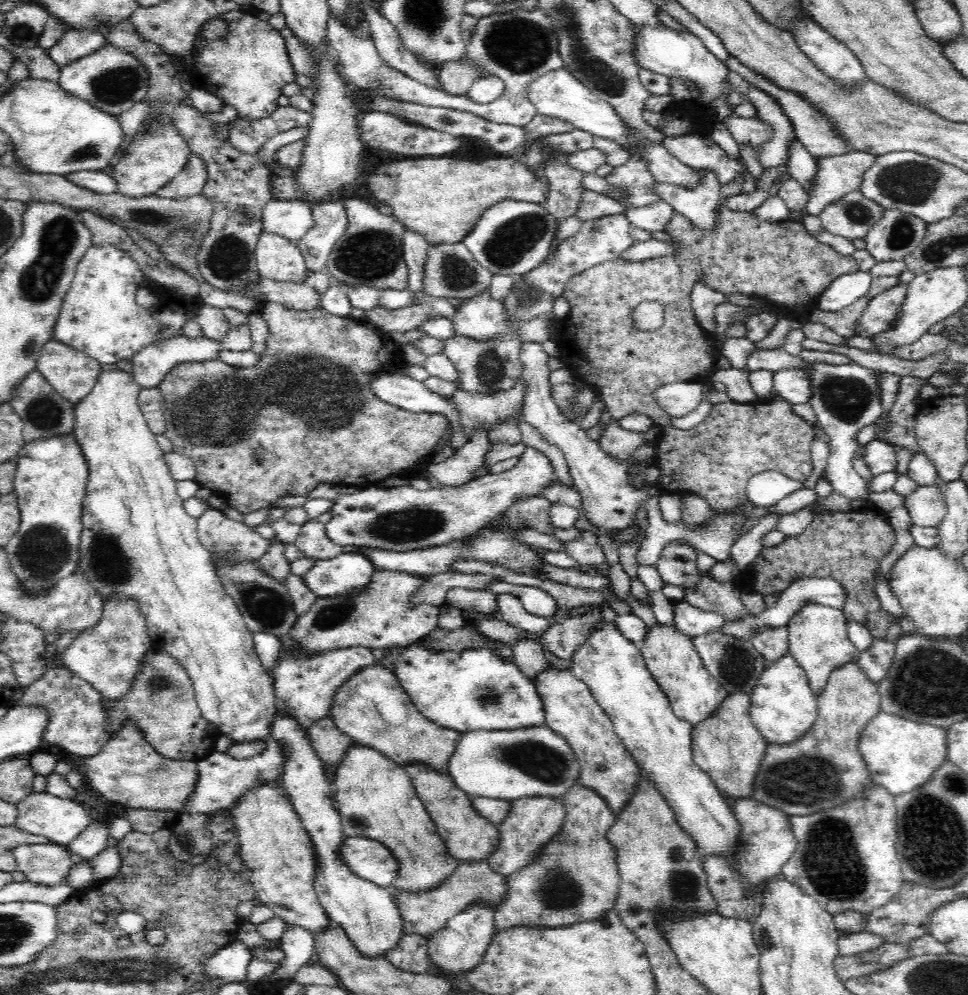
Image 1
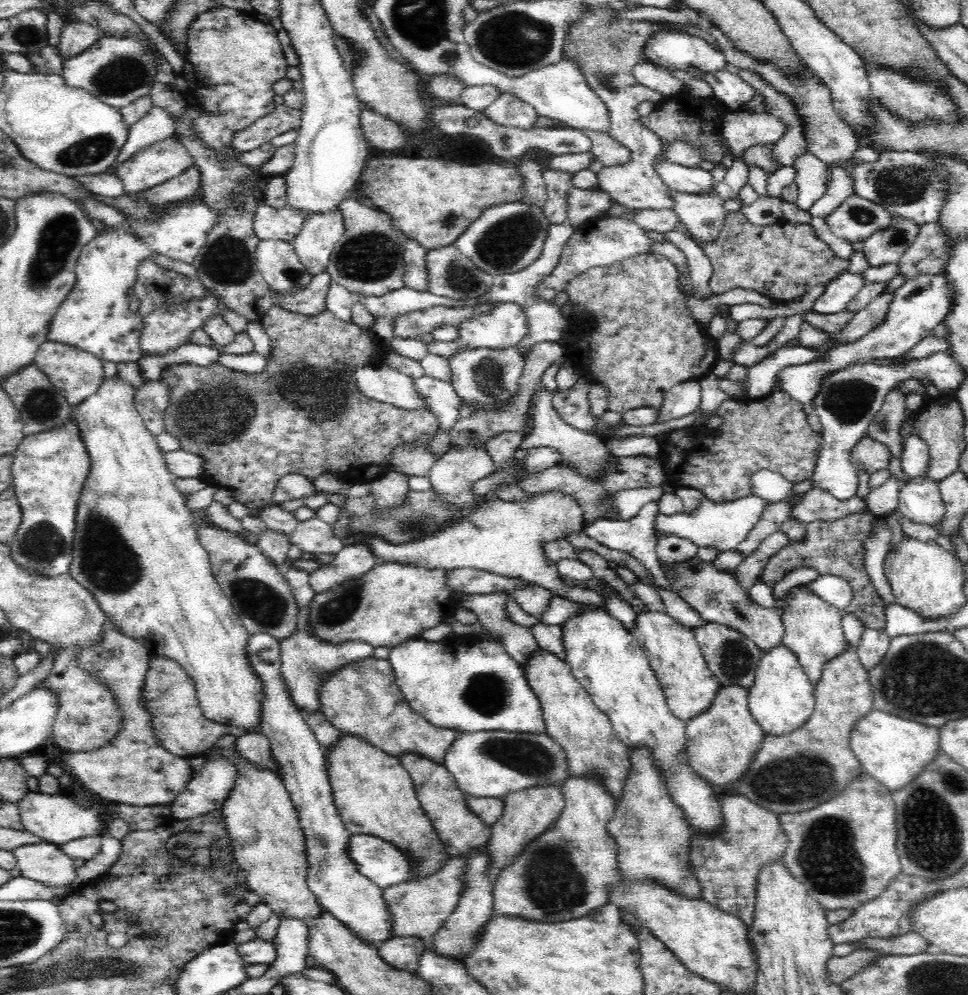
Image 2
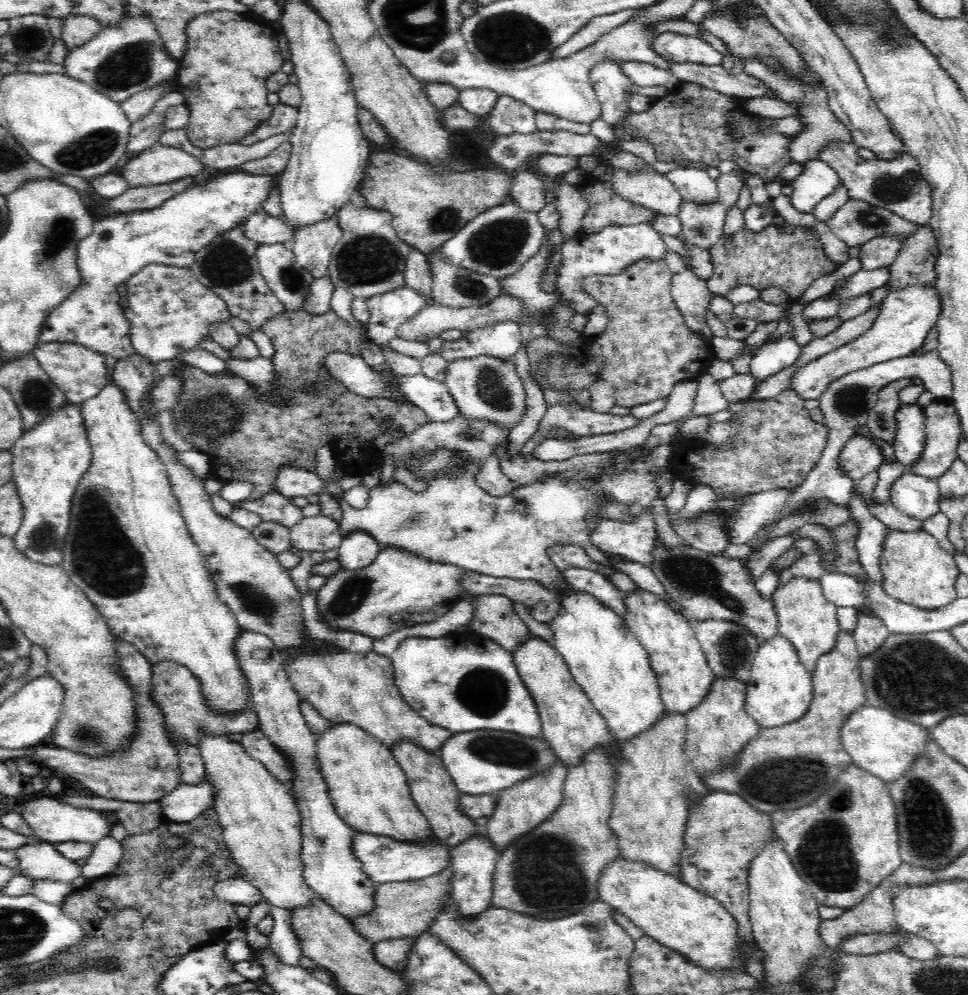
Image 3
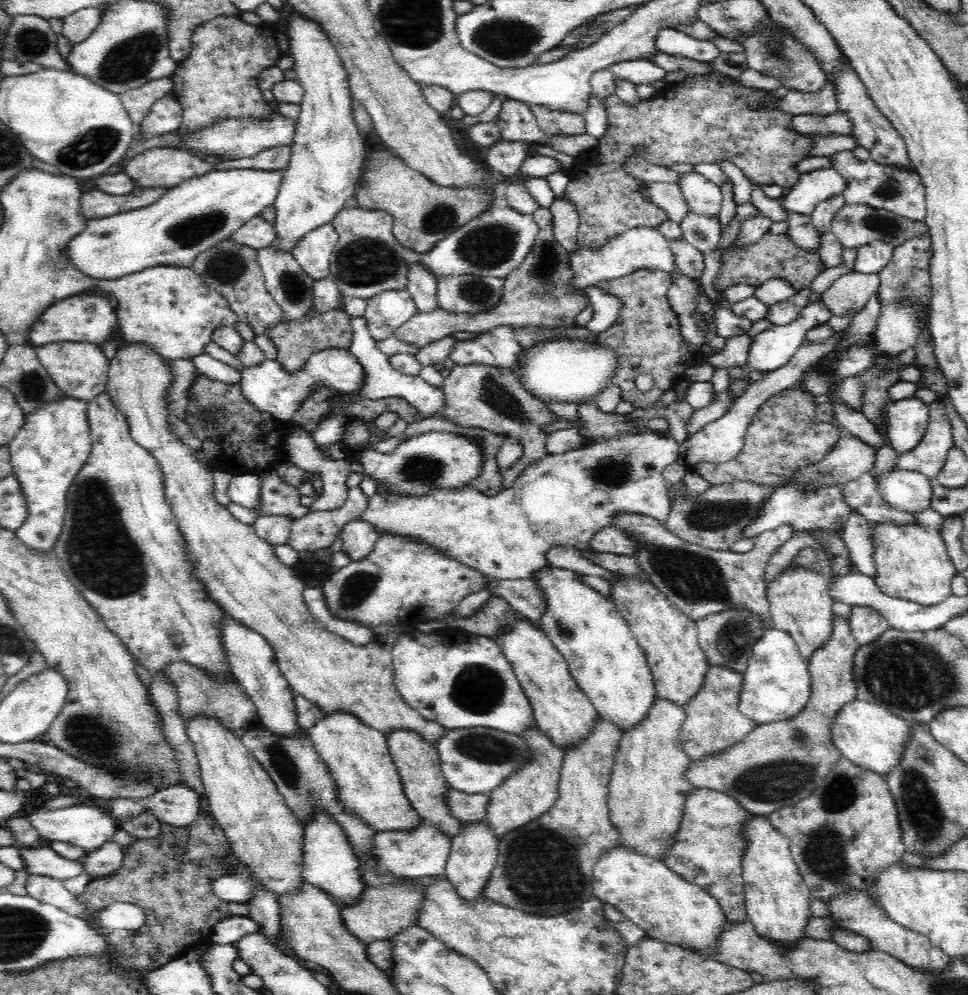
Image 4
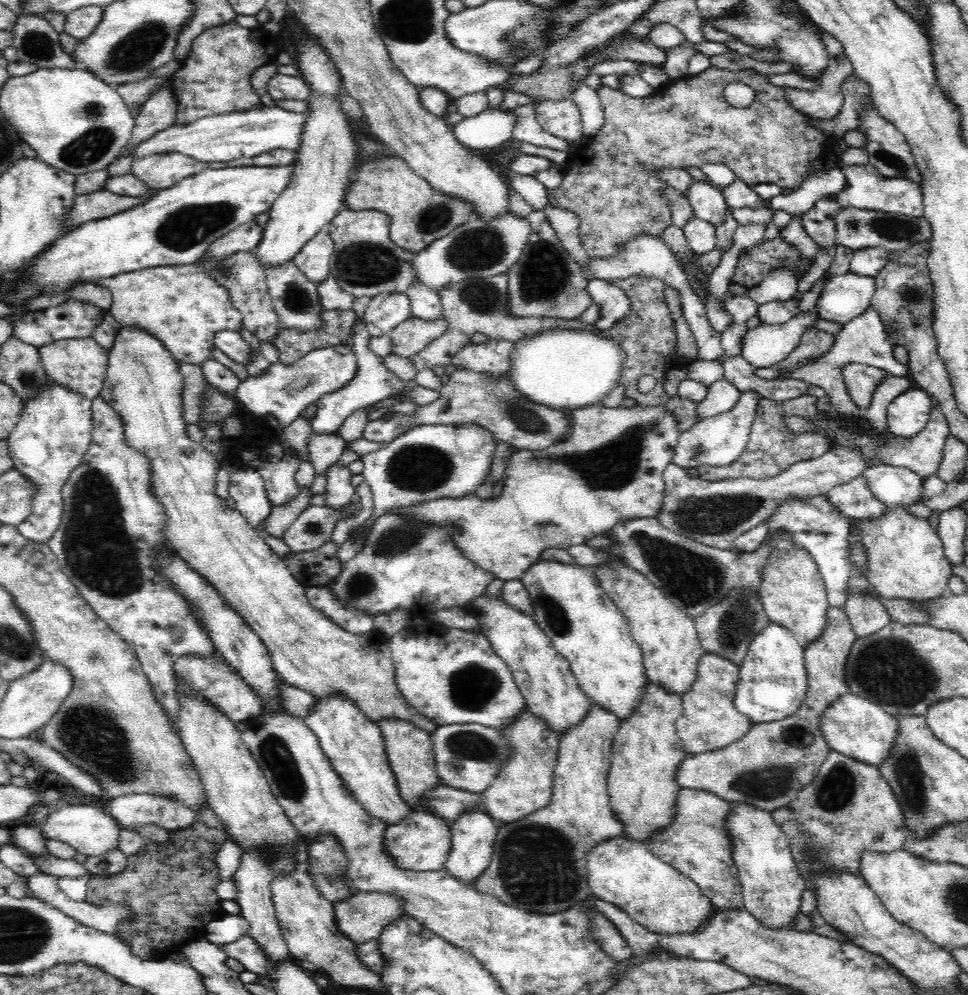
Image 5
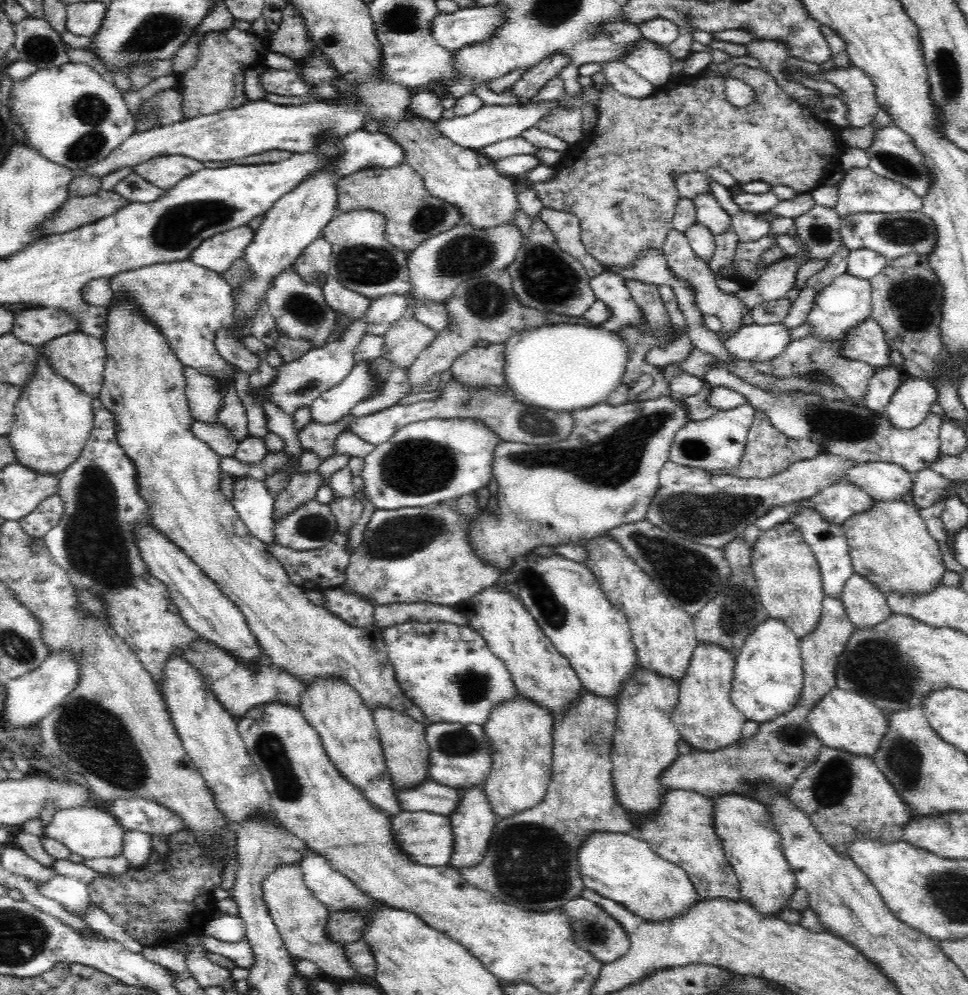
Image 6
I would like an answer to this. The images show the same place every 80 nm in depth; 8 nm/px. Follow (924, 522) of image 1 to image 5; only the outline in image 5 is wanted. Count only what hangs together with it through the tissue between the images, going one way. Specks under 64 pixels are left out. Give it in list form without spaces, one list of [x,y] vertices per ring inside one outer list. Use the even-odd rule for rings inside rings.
[[[874,462],[869,463],[869,465],[862,470],[860,477],[864,477],[864,479],[868,481],[868,487],[870,487],[874,497],[888,507],[908,508],[913,502],[919,502],[921,500],[922,477],[908,468]]]

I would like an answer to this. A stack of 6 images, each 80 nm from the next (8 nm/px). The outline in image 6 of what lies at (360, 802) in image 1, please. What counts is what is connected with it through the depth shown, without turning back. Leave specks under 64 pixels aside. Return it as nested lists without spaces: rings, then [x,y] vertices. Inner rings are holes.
[[[318,676],[304,682],[298,707],[320,733],[323,747],[341,774],[358,787],[376,808],[392,816],[398,814],[401,810],[396,801],[396,787],[384,762],[380,735],[372,710],[364,704],[360,693],[340,676]]]

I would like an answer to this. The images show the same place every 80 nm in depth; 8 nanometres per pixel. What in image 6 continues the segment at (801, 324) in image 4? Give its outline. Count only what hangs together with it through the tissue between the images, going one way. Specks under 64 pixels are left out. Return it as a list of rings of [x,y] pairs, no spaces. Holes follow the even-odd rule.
[[[748,324],[730,330],[730,332],[718,332],[718,339],[722,343],[722,347],[728,351],[728,354],[742,358],[744,360],[770,360],[776,358],[780,352],[784,352],[786,346],[790,344],[788,337],[788,327],[778,324]]]

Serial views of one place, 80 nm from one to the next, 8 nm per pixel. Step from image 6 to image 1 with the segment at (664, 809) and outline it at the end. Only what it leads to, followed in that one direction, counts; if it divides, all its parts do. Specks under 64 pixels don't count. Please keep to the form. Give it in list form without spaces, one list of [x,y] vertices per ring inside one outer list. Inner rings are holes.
[[[744,797],[736,798],[730,809],[740,825],[740,844],[736,846],[736,850],[732,854],[722,852],[720,856],[715,852],[704,854],[698,847],[696,857],[702,861],[706,885],[710,889],[712,899],[716,901],[716,910],[728,918],[753,922],[758,910],[758,900],[755,900],[757,888],[762,886],[768,876],[780,874],[782,866],[796,850],[796,839],[788,823],[789,815],[776,807]]]

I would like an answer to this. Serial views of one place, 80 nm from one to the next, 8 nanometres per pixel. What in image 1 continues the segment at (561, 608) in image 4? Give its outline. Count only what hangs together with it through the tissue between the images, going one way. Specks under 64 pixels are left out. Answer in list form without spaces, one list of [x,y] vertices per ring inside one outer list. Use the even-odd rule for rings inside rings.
[[[602,618],[600,622],[594,624],[593,632],[586,643],[574,651],[571,660],[570,669],[574,676],[588,685],[596,702],[613,722],[614,732],[632,753],[639,766],[643,768],[643,772],[646,772],[646,775],[652,779],[652,783],[656,785],[660,794],[675,812],[680,826],[696,841],[699,850],[704,854],[715,852],[720,856],[722,852],[732,854],[736,846],[740,844],[738,841],[740,825],[732,809],[724,801],[724,796],[720,794],[720,789],[706,772],[696,766],[692,759],[690,734],[692,734],[693,724],[679,719],[674,714],[666,693],[649,671],[639,648],[620,633],[619,626],[614,621],[605,621]]]

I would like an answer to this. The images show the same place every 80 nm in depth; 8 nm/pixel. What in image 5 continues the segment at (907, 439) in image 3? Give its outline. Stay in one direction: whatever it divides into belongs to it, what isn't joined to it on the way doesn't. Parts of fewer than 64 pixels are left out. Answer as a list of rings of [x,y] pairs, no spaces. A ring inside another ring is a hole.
[[[913,383],[906,392],[896,395],[887,408],[887,428],[892,434],[911,438],[918,434],[932,412],[931,394]]]

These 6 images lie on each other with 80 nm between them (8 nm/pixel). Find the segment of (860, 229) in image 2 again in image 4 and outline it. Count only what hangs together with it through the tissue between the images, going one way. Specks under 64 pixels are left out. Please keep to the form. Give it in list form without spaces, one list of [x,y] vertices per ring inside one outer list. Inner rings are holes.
[[[845,204],[834,217],[831,231],[842,243],[844,248],[858,248],[872,244],[874,241],[886,241],[897,246],[903,245],[907,240],[929,234],[929,226],[922,220],[912,220],[884,209],[875,209],[866,205]]]

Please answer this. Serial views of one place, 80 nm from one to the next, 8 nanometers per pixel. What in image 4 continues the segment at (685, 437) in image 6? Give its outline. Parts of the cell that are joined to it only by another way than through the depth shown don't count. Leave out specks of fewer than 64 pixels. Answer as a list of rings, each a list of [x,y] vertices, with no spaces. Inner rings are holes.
[[[838,333],[823,343],[810,343],[804,340],[798,352],[784,366],[772,372],[765,373],[759,381],[752,383],[741,392],[740,396],[734,400],[732,408],[722,418],[718,418],[714,422],[708,422],[702,430],[698,430],[694,434],[688,433],[688,436],[679,443],[676,463],[684,465],[686,468],[694,468],[696,464],[702,462],[723,463],[736,458],[743,451],[742,447],[745,443],[747,428],[753,421],[760,405],[765,400],[768,400],[768,398],[774,397],[776,392],[786,390],[786,388],[798,384],[798,380],[804,377],[804,370],[808,366],[816,364],[816,360],[820,360],[824,354],[828,354],[830,350],[834,350],[836,348],[836,342],[838,342]]]

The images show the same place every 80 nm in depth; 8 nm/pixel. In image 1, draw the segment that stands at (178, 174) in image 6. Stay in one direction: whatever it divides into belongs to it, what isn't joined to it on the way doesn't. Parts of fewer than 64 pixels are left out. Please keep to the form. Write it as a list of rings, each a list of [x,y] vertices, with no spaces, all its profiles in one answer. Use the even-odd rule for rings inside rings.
[[[152,107],[151,116],[159,116],[161,122],[165,125],[157,132],[142,133],[135,135],[135,139],[128,146],[128,154],[112,167],[109,172],[112,178],[116,179],[118,192],[128,196],[140,198],[140,196],[150,196],[162,186],[168,184],[180,171],[188,166],[193,153],[188,148],[188,143],[182,139],[178,129],[168,117],[158,112],[158,109]]]

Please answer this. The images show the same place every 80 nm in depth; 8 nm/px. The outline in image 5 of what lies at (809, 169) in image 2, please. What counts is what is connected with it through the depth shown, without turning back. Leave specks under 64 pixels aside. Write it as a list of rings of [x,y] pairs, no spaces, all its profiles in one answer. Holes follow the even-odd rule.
[[[839,164],[834,168],[816,171],[798,189],[788,195],[773,196],[768,199],[768,207],[785,210],[791,216],[808,212],[814,203],[824,196],[838,194],[846,186],[846,175]]]

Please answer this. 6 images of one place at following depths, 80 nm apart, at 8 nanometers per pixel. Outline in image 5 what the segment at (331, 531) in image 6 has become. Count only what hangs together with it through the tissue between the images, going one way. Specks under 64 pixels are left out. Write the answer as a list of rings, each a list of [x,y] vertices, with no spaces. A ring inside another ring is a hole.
[[[310,505],[284,532],[282,541],[291,552],[321,549],[332,541],[339,514],[331,507]]]

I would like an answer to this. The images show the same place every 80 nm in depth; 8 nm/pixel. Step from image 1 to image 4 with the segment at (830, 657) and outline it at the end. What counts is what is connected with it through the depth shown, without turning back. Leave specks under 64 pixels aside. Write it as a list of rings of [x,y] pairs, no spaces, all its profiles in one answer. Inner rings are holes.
[[[804,566],[783,569],[770,583],[766,584],[768,615],[772,624],[794,639],[804,659],[823,646],[832,635],[832,598],[829,593],[829,578],[820,571]]]

